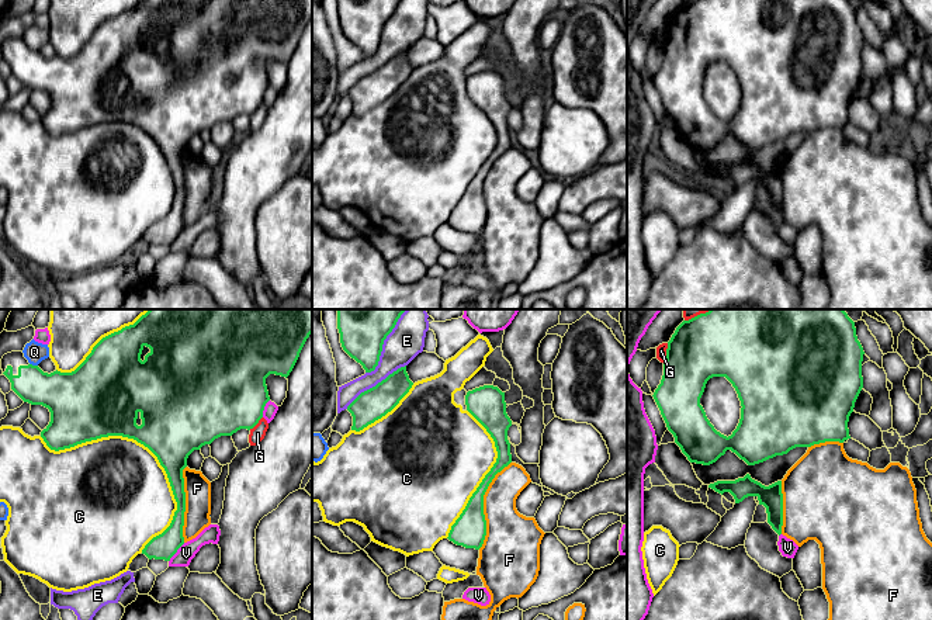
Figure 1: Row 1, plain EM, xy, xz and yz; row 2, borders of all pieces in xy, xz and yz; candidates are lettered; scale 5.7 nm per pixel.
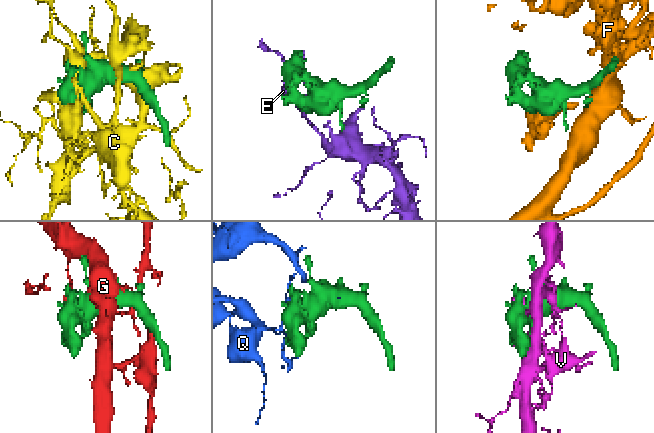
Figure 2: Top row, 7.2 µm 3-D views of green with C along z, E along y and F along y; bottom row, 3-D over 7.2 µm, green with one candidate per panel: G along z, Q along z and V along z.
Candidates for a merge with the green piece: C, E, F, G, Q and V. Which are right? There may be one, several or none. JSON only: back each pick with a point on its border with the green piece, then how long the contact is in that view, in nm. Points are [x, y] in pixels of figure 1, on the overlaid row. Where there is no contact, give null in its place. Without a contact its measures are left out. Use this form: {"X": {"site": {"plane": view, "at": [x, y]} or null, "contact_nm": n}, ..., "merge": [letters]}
{"F": {"site": {"plane": "xz", "at": [482, 505]}, "contact_nm": 550}, "merge": ["F"]}

